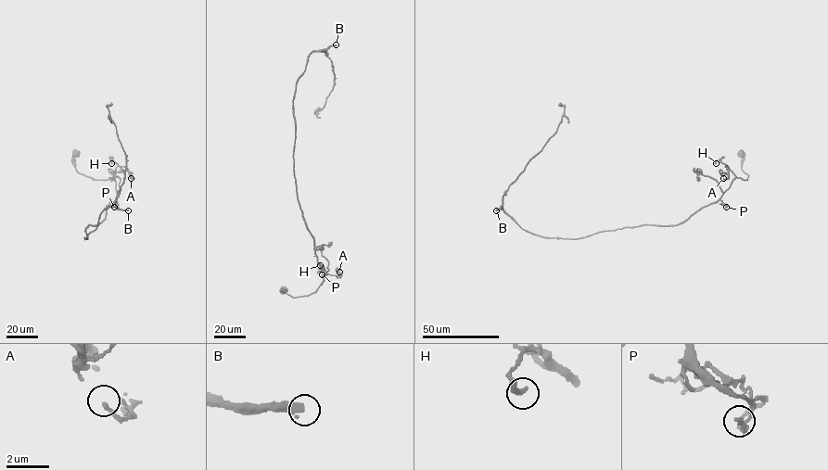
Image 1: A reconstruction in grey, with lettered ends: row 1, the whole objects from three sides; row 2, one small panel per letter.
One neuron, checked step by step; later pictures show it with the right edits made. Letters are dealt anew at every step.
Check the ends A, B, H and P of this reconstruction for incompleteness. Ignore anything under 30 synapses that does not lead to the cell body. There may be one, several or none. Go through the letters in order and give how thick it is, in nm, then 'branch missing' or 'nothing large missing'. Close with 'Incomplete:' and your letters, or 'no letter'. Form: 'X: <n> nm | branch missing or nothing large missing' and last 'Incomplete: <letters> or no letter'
A: 110 nm | nothing large missing
B: 400 nm | branch missing
H: 280 nm | nothing large missing
P: 220 nm | nothing large missing
Incomplete: B

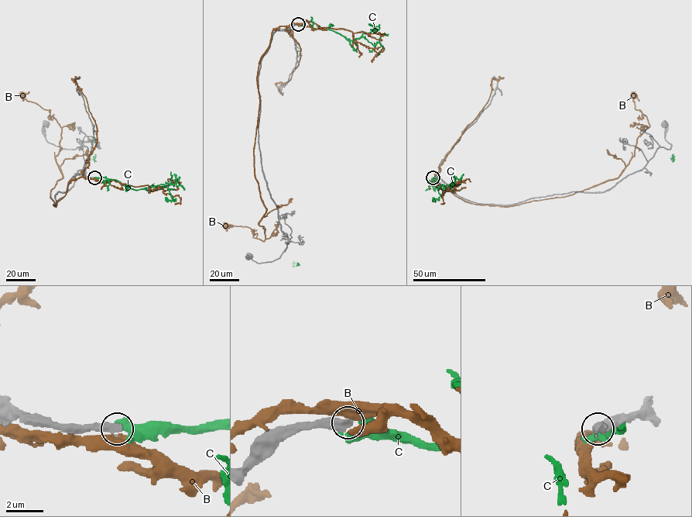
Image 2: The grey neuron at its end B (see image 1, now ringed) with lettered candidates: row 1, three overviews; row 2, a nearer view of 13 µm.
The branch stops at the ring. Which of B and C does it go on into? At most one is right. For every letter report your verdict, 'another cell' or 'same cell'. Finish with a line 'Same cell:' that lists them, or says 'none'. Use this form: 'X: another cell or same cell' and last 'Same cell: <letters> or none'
B: another cell
C: another cell
Same cell: none

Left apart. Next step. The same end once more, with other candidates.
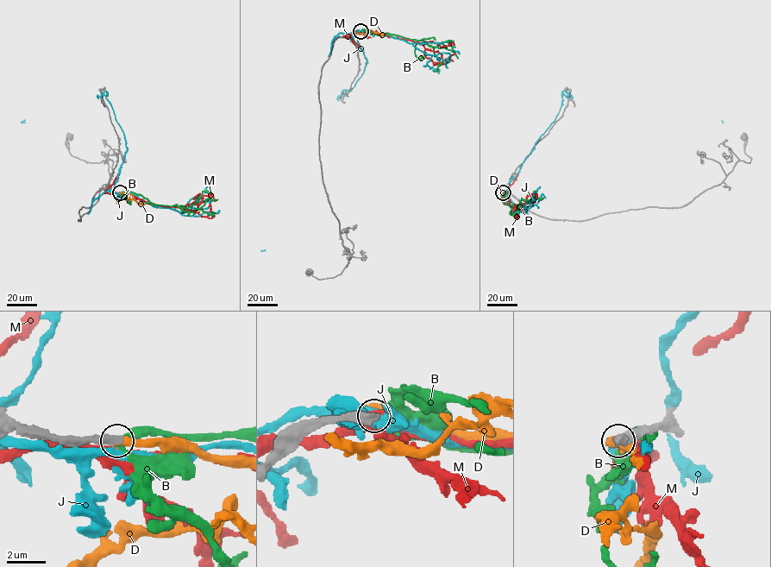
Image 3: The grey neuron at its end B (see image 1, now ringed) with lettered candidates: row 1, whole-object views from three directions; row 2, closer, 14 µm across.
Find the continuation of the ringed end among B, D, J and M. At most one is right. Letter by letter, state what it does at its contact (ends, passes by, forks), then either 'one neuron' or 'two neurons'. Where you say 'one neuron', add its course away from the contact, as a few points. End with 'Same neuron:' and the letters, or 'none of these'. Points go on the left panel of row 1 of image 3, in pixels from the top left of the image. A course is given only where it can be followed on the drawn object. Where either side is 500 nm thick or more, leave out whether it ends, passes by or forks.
B: one neuron; it runs (120, 192), (140, 194), (154, 204), (187, 208), (203, 192), (210, 196)
D: two neurons
J: it passes by; two neurons
M: it forks there; two neurons
Same neuron: B

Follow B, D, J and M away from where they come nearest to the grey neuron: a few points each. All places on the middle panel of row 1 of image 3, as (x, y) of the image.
B: (360, 31), (378, 34), (390, 33), (423, 40), (434, 48), (440, 61), (446, 63), (451, 58)
D: (360, 31), (373, 32), (359, 34), (356, 30)
J: (360, 31), (349, 33), (357, 38), (366, 59), (364, 72), (338, 98), (260, 251)
M: (360, 31), (384, 33), (418, 42), (425, 48), (424, 55), (434, 62), (440, 62), (454, 53)

